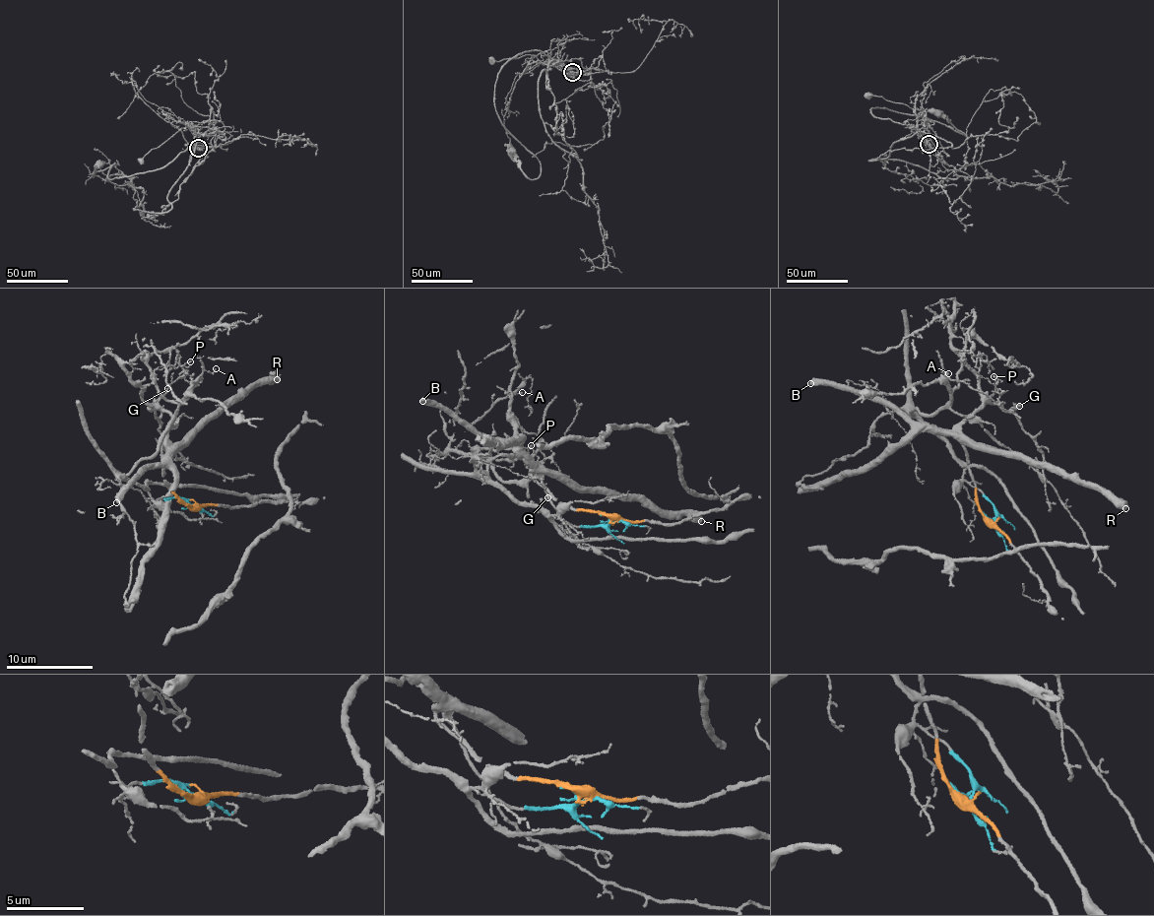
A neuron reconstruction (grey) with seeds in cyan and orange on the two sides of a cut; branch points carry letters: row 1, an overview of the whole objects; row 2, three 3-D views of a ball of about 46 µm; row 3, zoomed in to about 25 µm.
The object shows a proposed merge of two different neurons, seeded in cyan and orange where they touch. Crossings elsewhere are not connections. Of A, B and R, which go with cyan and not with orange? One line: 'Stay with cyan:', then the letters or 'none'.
Stay with cyan: A

